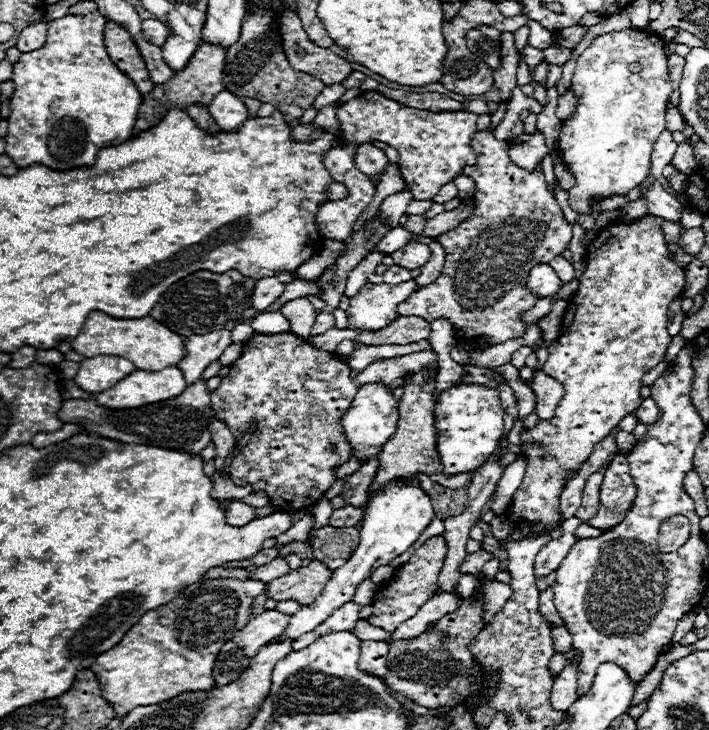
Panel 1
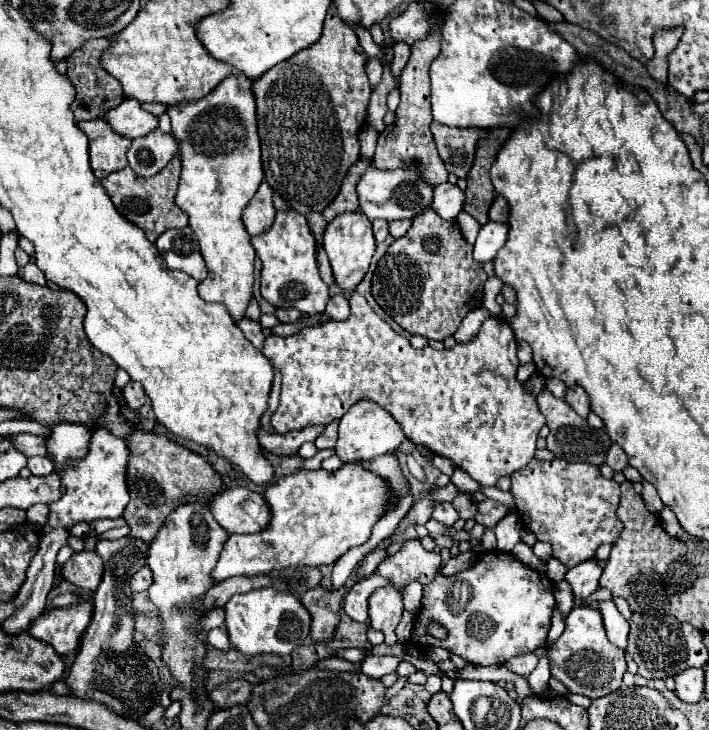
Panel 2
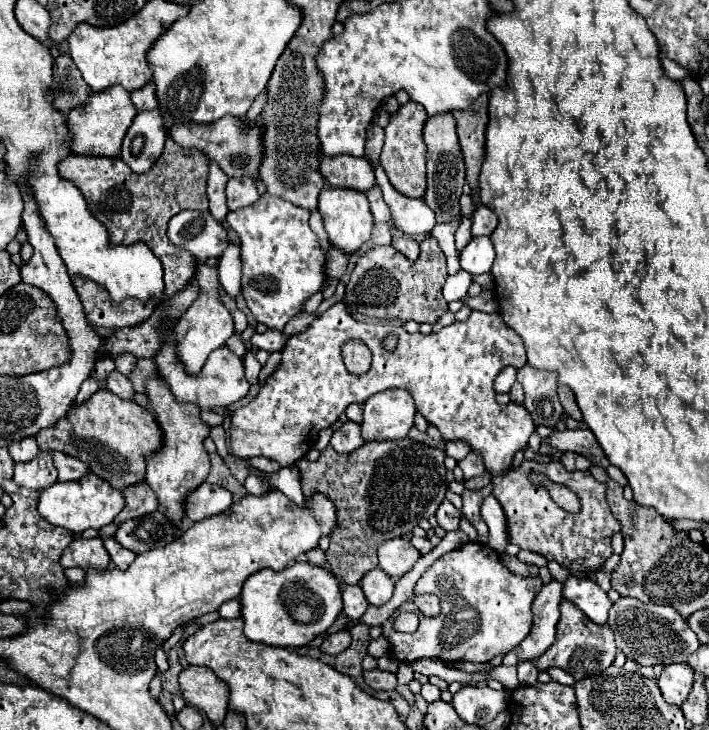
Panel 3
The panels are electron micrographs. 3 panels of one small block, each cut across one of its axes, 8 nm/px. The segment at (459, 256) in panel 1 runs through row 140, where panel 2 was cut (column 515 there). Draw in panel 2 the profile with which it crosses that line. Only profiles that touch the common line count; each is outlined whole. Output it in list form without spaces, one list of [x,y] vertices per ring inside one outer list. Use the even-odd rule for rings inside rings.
[[[532,458],[526,468],[514,472],[510,478],[510,494],[514,496],[514,506],[524,528],[530,530],[536,540],[548,542],[552,546],[552,556],[566,568],[574,568],[576,564],[594,558],[600,544],[614,544],[618,540],[624,528],[616,516],[620,486],[614,480],[602,478],[594,464],[568,462],[562,458]]]

